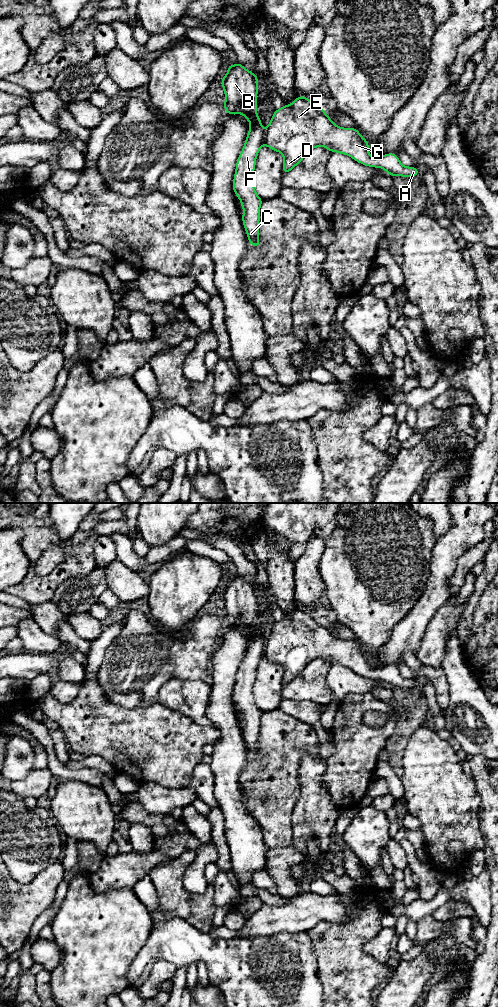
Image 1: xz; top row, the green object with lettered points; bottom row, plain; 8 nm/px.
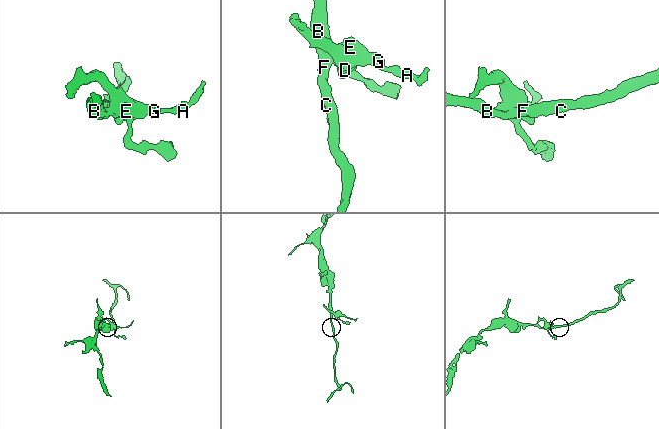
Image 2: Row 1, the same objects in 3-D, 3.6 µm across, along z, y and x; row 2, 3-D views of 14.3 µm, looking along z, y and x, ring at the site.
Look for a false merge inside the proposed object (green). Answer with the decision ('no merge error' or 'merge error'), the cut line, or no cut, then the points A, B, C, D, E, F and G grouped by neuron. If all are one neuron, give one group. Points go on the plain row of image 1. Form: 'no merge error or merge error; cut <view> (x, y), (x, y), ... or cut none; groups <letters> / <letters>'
merge error; cut xz (265, 642), (263, 655); groups A D E G / B C F

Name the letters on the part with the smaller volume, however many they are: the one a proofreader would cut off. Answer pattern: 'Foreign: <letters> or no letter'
Foreign: A, D, E, G

